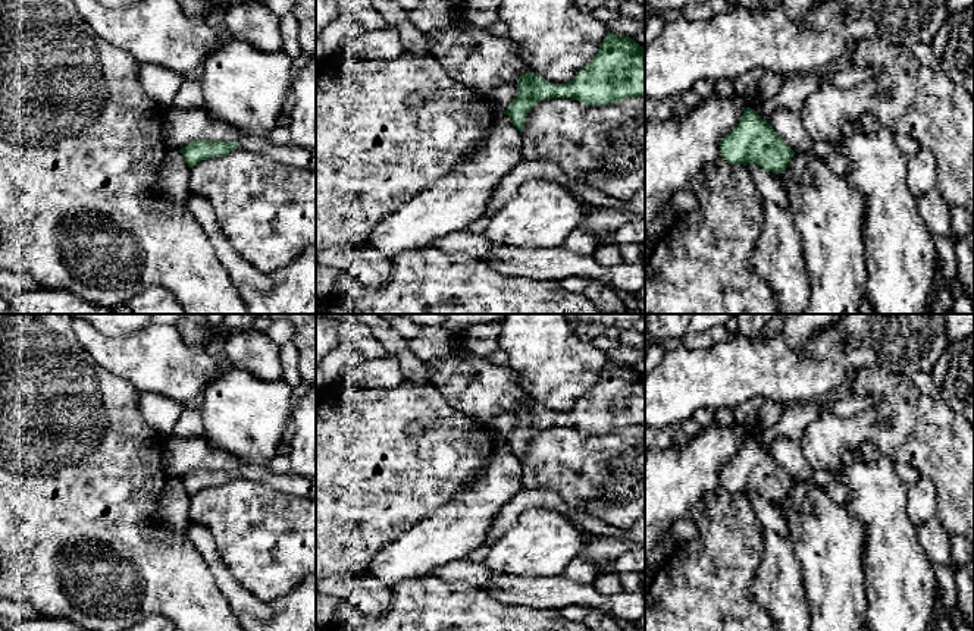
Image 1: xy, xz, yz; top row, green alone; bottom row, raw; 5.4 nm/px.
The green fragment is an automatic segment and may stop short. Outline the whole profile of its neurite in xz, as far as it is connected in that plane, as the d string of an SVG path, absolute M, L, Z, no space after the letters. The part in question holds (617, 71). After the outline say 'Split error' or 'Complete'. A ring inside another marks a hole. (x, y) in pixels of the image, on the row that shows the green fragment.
M608 32L598 53L567 84L552 84L535 72L520 75L516 84L519 95L504 114L522 132L532 107L548 98L601 106L645 97L643 57L643 47L633 38Z. Complete

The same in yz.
M745 109L737 126L720 141L721 157L733 164L755 163L779 175L795 151L754 109Z. Complete

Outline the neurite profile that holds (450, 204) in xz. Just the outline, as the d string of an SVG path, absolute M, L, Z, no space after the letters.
M497 113L492 128L476 150L382 219L369 235L367 245L392 260L464 230L483 216L494 191L522 158L520 131L510 116Z

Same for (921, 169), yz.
M920 148L912 157L908 157L906 185L915 197L937 188L937 160L930 150Z

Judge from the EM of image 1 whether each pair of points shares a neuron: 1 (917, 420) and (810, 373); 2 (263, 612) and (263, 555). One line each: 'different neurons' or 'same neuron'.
1: different neurons
2: different neurons

